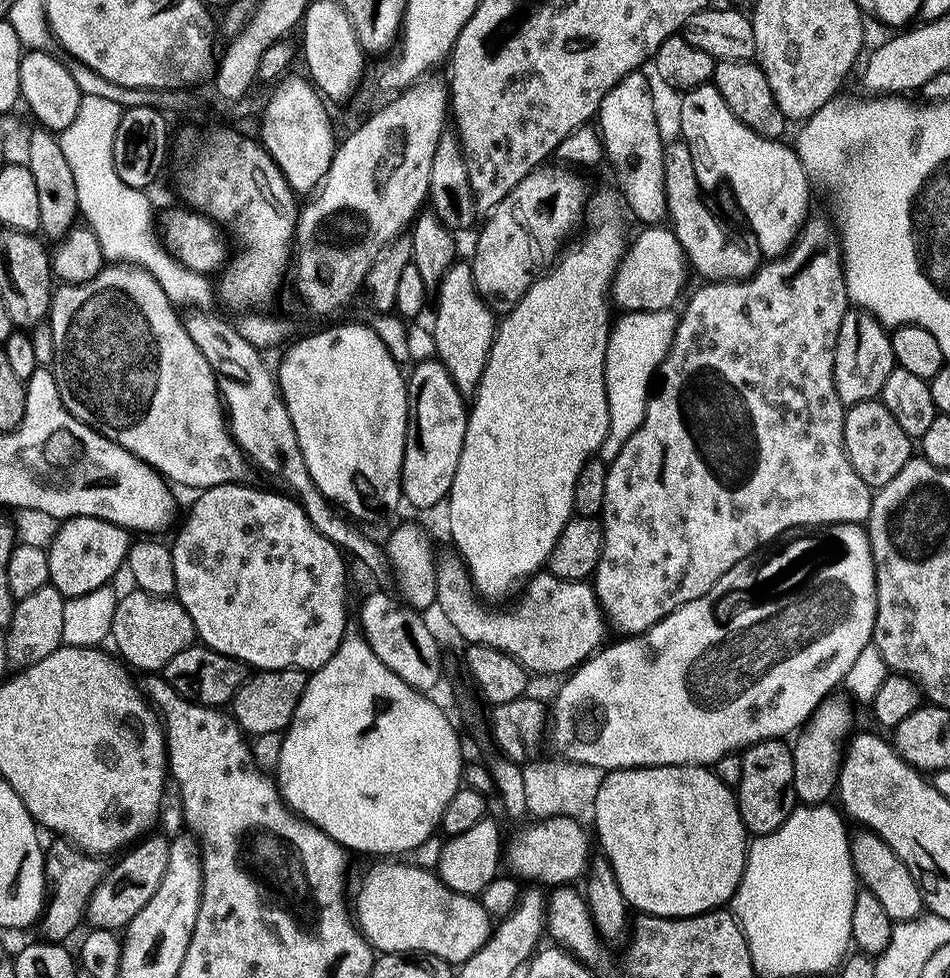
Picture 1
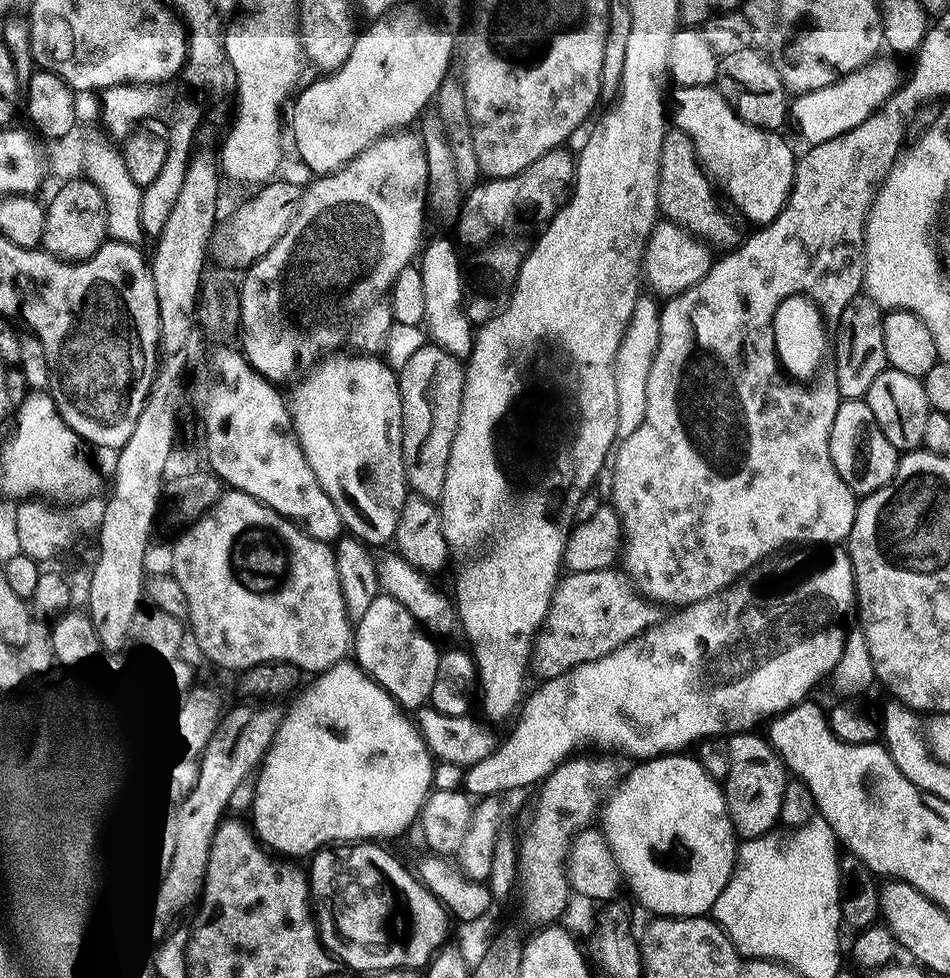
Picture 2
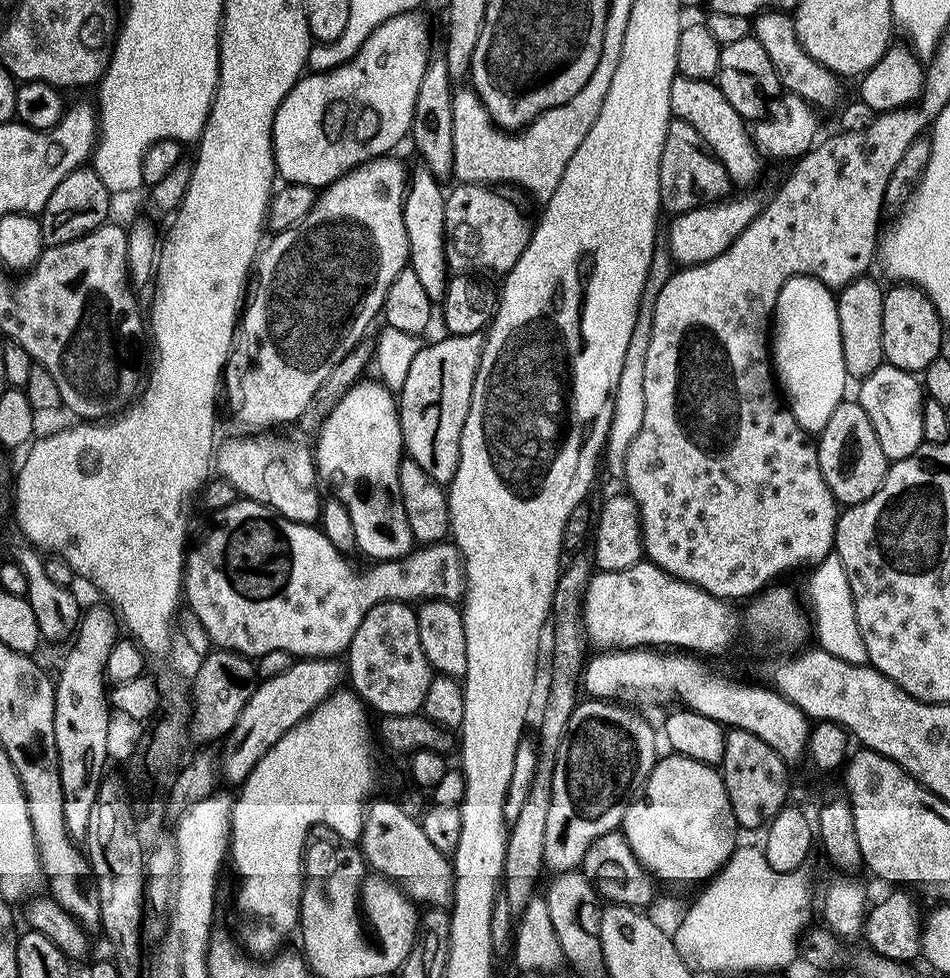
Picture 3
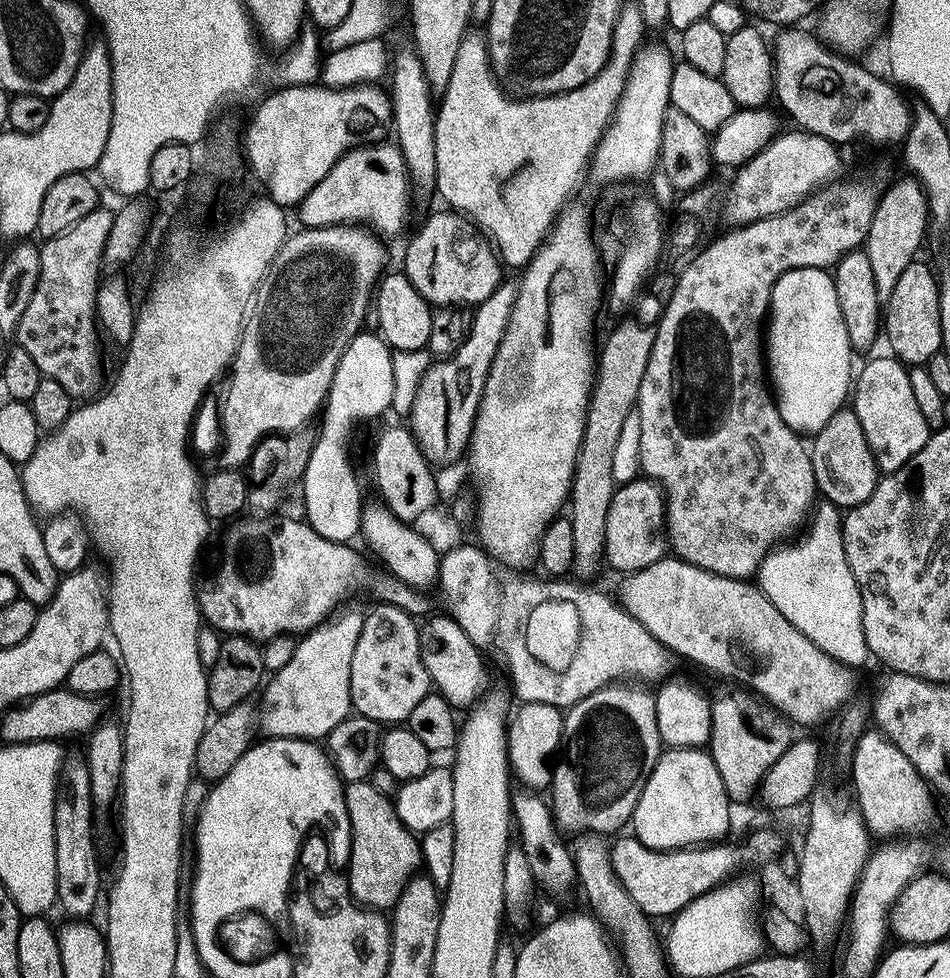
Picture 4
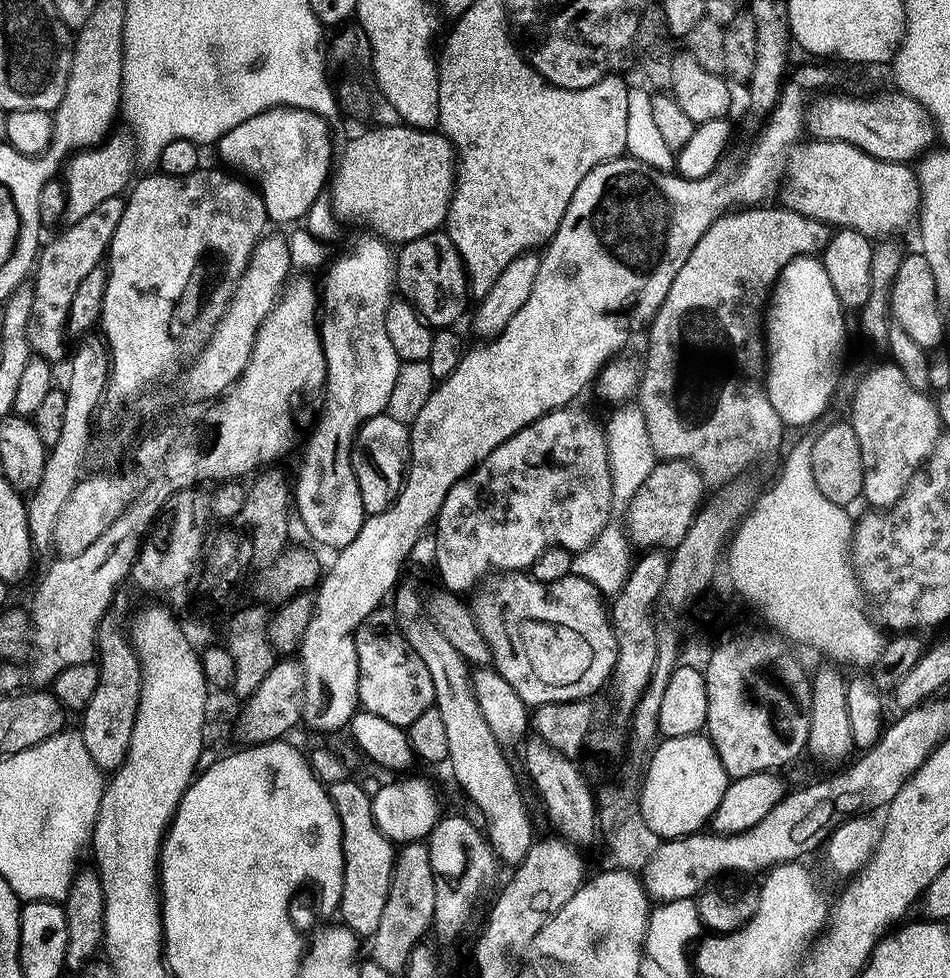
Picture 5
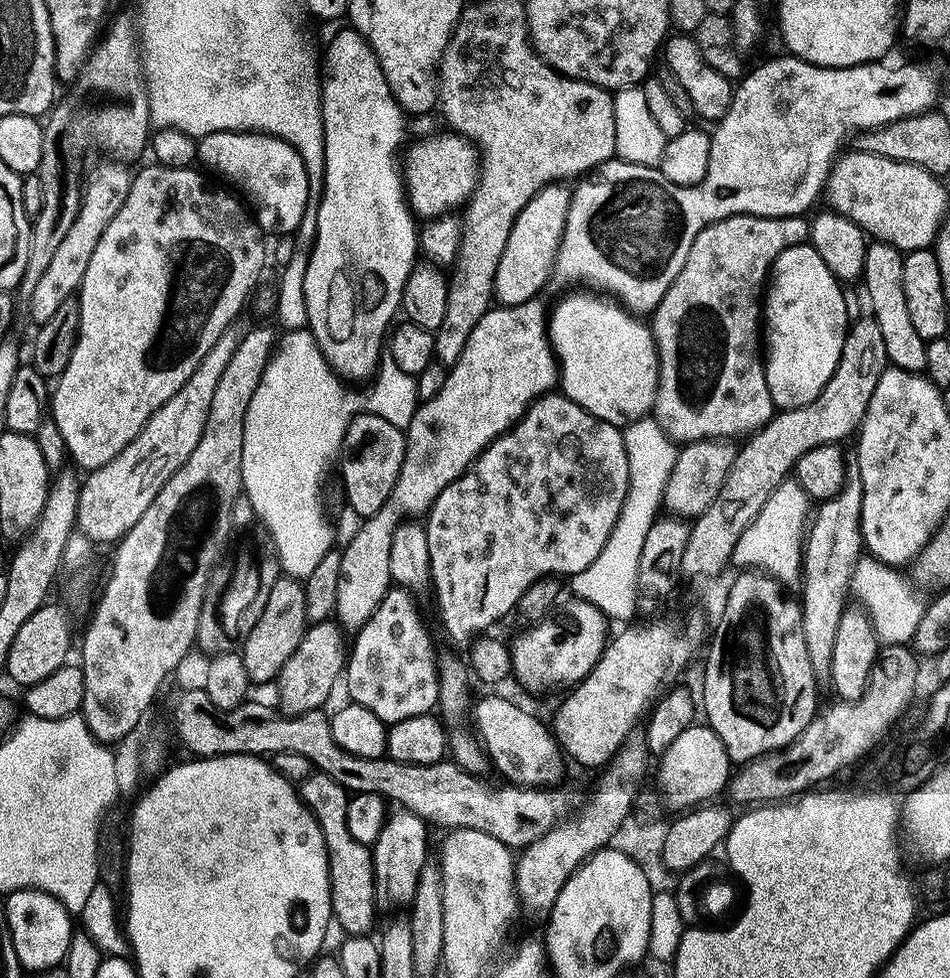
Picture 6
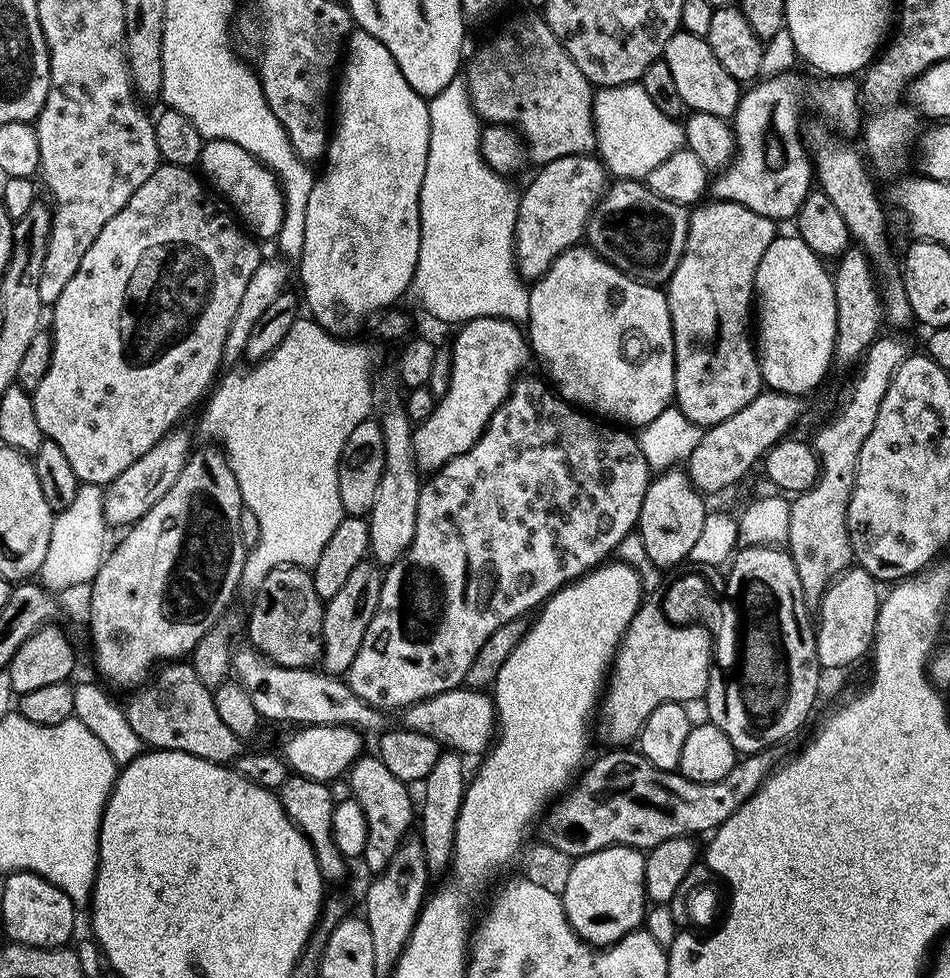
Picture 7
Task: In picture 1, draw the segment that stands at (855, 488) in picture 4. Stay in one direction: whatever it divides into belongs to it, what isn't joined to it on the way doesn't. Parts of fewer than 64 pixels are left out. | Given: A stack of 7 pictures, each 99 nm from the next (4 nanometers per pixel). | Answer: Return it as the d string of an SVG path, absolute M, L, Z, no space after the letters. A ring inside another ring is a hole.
M879 399L867 400L851 405L844 414L844 449L852 469L866 482L869 488L875 490L890 482L902 466L914 456L913 437L907 436L890 418L890 410L886 410Z

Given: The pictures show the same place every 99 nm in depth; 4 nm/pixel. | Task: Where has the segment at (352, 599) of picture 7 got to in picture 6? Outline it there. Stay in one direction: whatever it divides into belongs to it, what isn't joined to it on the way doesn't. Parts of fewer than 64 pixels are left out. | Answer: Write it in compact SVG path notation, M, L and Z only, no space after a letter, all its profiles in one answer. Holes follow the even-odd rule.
M331 619L321 624L312 624L305 627L302 642L298 642L298 650L286 658L279 676L274 681L276 687L276 700L279 711L286 716L297 716L303 712L314 712L323 709L336 679L341 679L346 668L346 640L345 633L339 623Z

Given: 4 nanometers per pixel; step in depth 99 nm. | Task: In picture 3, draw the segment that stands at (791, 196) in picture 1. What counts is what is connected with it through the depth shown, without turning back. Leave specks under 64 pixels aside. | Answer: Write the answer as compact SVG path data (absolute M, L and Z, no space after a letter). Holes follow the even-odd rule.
M676 75L670 86L670 106L673 117L690 122L706 142L706 146L726 166L728 179L733 185L752 184L760 176L762 155L756 147L749 125L740 117L738 110L726 102L719 84L710 80L695 80Z

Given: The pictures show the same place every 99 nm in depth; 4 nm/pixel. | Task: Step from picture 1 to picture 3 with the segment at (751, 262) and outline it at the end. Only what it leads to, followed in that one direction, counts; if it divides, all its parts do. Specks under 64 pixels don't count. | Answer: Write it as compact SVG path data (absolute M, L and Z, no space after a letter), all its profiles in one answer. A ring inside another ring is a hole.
M672 119L666 130L666 142L662 146L662 162L658 170L660 203L668 214L689 212L703 204L715 204L729 195L730 181L726 166L706 146L702 134L685 120Z

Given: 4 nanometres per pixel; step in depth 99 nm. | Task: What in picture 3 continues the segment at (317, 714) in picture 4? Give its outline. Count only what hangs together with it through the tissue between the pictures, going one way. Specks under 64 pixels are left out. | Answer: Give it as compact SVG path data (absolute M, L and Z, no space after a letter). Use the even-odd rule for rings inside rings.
M300 658L290 666L290 670L282 670L282 674L261 679L256 685L254 694L250 694L250 702L242 706L242 712L238 715L238 722L223 737L224 749L219 749L220 775L225 781L229 780L233 786L243 784L244 780L254 770L260 759L275 746L278 738L286 735L298 722L302 722L314 709L341 687L342 664L336 658Z

